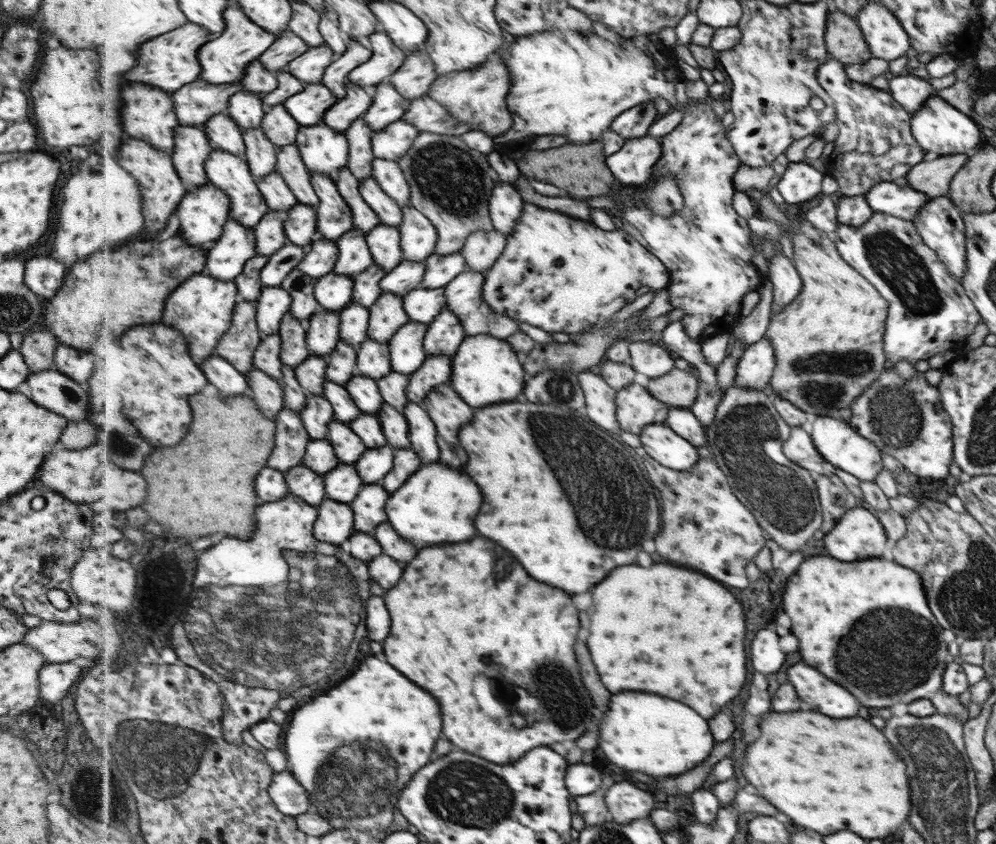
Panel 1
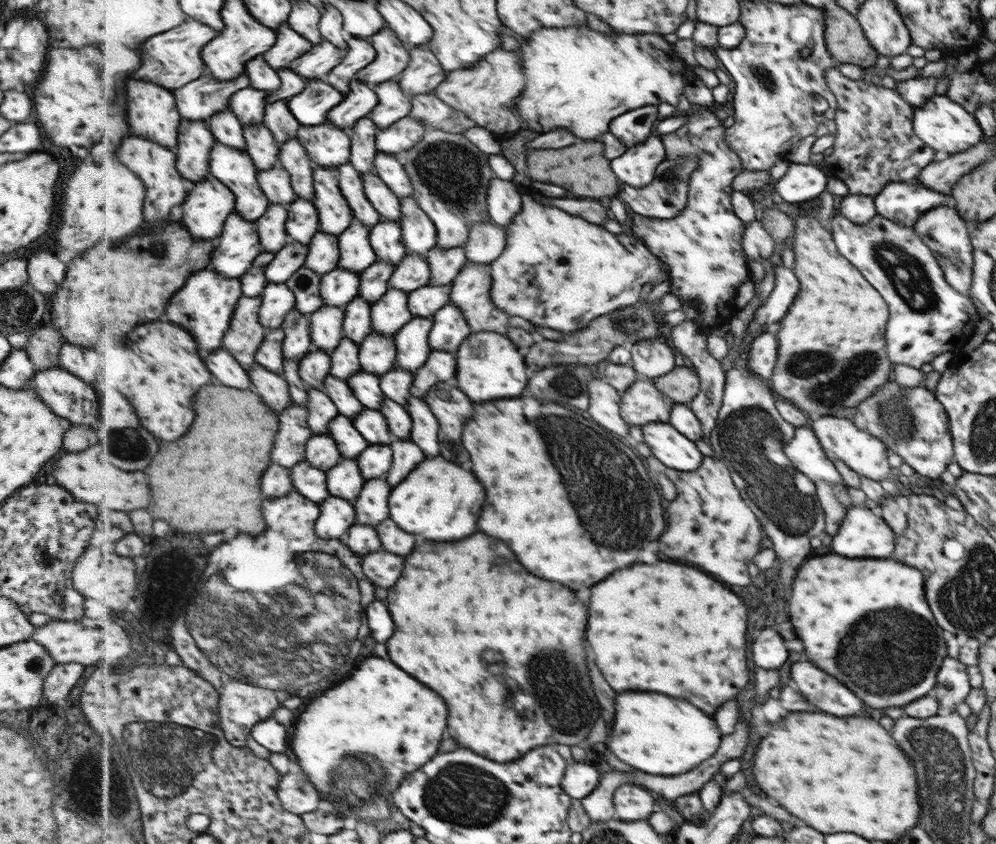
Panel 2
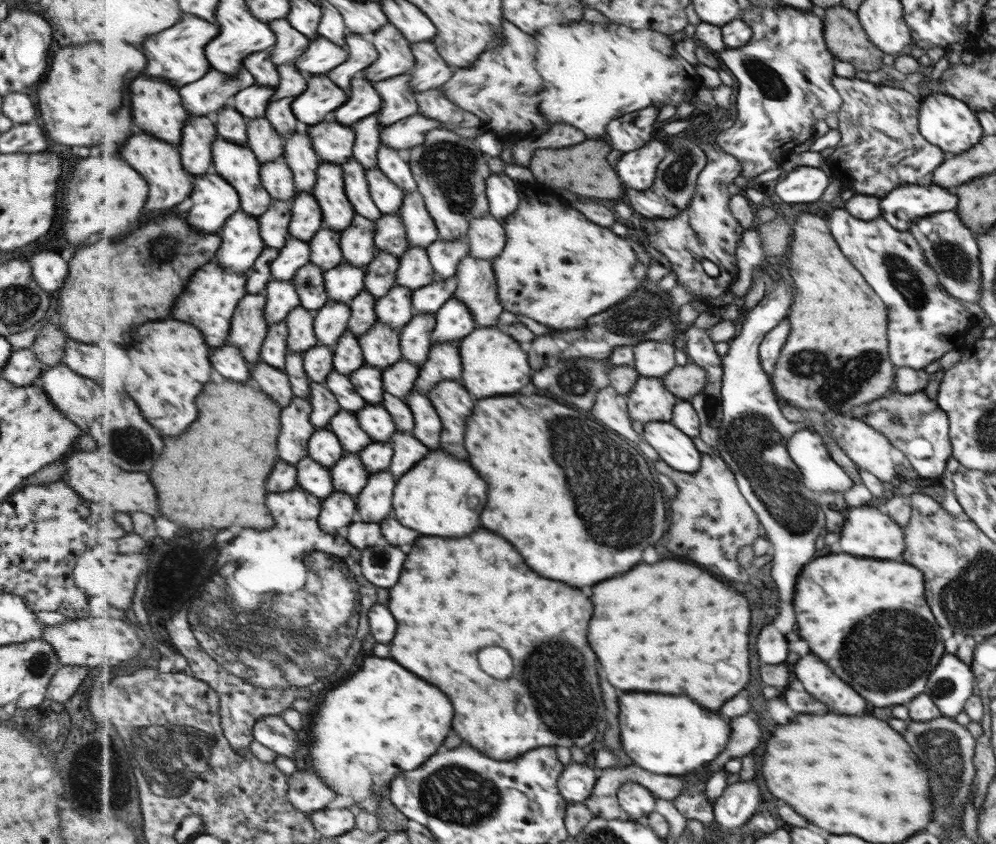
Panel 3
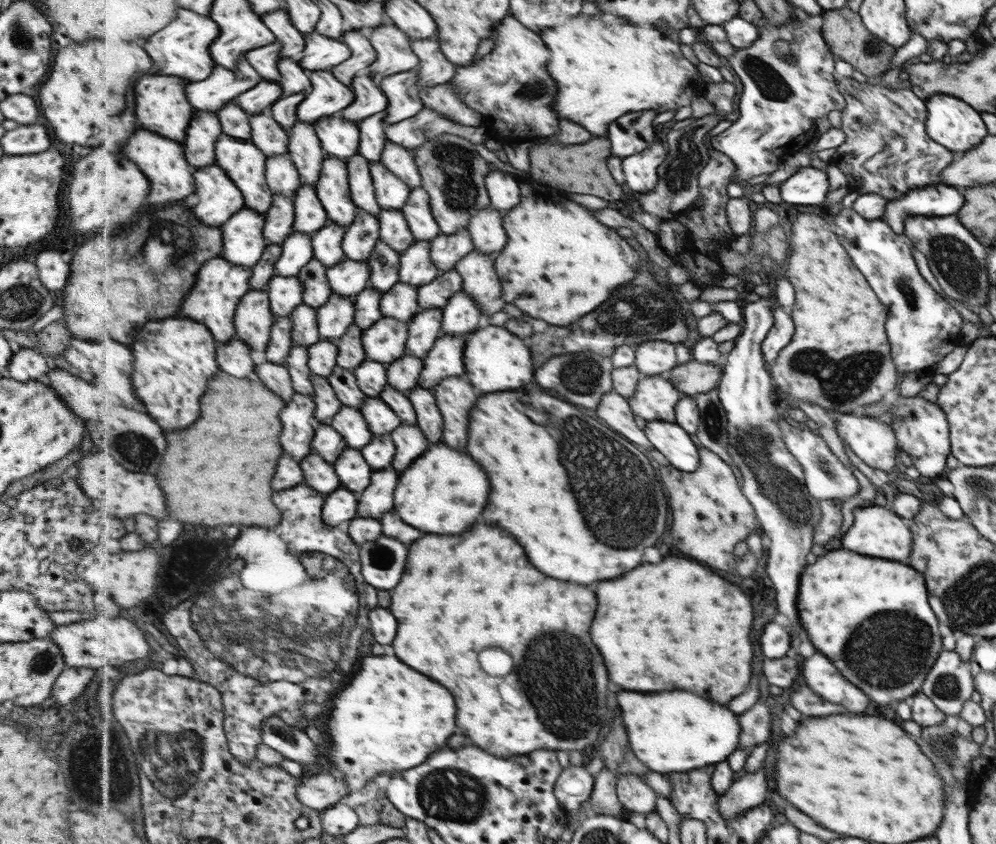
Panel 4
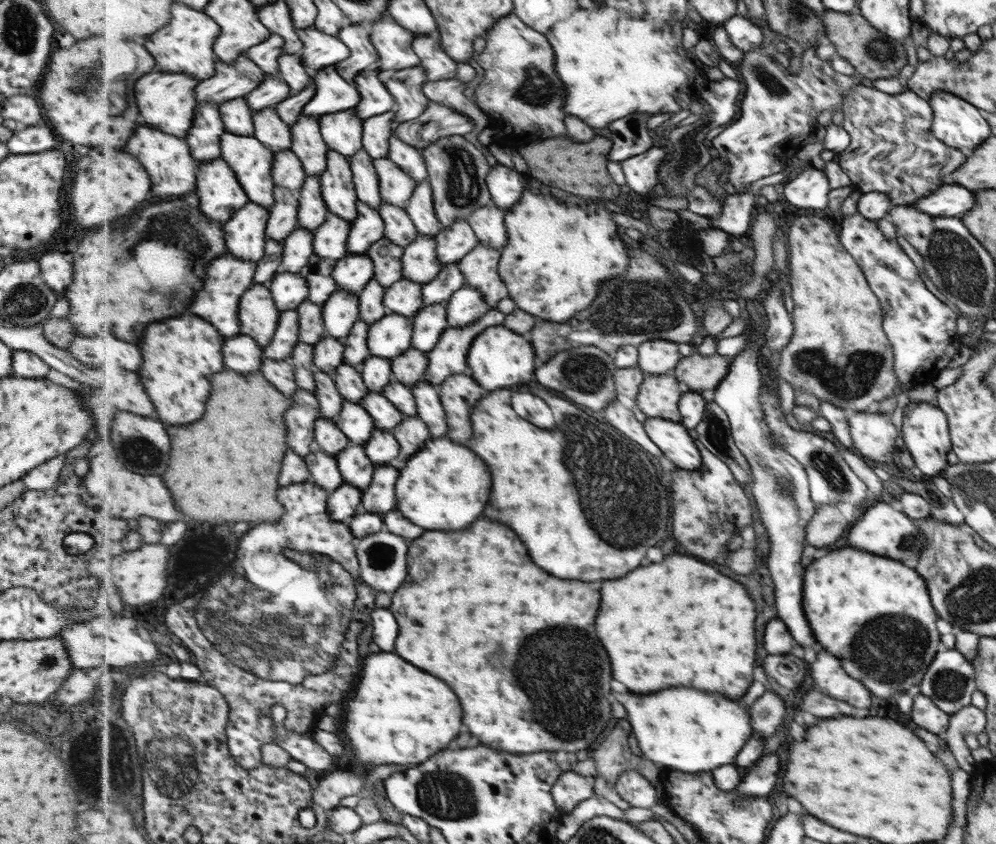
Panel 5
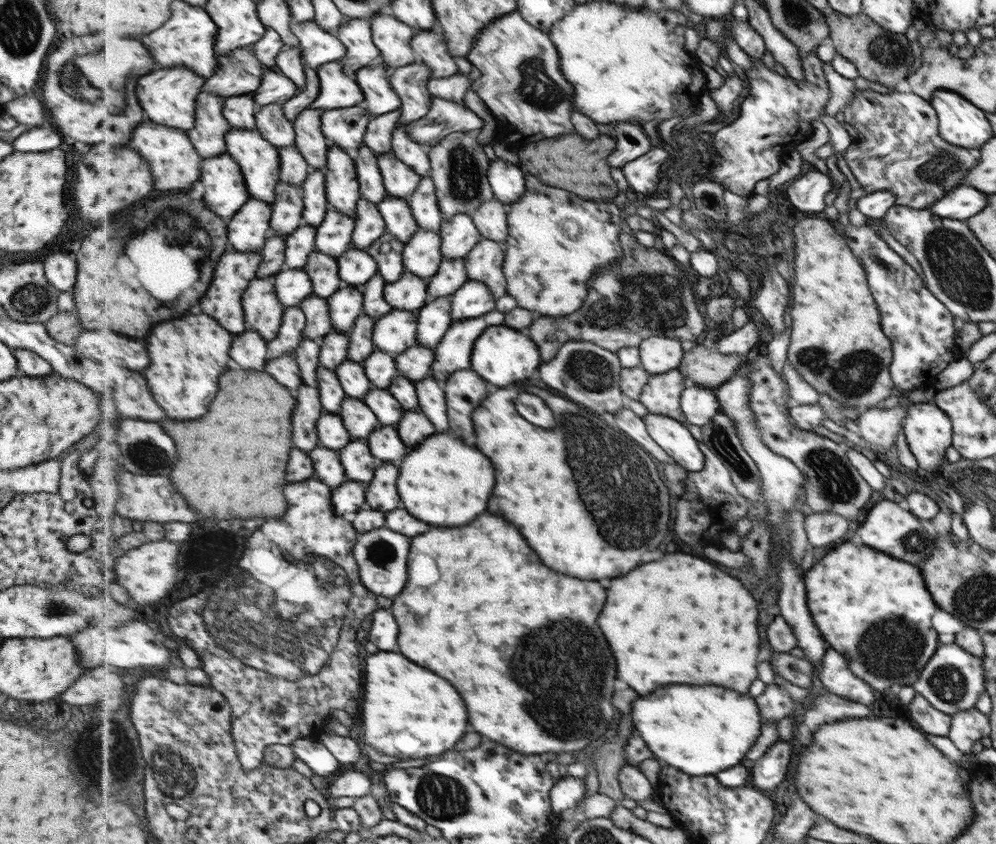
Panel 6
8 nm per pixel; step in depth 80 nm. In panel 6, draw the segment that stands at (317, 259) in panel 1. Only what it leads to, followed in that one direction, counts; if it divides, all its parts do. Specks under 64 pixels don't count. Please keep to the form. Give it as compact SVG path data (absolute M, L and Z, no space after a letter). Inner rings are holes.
M330 205L325 221L317 227L317 250L338 259L353 247L356 218Z

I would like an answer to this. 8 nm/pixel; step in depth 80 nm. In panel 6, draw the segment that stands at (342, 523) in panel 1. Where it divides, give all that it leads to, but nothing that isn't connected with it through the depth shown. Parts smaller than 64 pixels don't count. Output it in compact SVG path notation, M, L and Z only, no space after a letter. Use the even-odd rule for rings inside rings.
M347 480L333 490L332 503L338 515L355 516L362 508L367 507L367 484L356 480Z

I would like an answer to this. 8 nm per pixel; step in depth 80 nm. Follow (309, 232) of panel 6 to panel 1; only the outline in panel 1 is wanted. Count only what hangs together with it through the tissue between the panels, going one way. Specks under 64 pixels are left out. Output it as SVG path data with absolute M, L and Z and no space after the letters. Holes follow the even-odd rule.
M289 242L283 249L270 256L261 270L261 282L265 287L281 287L283 281L303 262L307 249Z

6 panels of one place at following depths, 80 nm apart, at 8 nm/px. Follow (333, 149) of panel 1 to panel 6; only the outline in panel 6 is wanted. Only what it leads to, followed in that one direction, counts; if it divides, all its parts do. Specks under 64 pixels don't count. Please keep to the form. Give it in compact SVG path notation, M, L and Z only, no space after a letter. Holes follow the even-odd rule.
M363 104L351 108L327 110L322 117L325 136L335 146L355 157L364 146L365 134L372 120Z

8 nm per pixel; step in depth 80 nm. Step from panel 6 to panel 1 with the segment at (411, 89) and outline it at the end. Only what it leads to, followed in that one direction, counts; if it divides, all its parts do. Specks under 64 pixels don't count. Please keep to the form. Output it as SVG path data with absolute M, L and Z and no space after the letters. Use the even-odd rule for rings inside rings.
M389 81L379 84L377 90L372 90L372 95L371 108L362 118L375 132L385 130L393 122L402 120L412 106L412 101L405 100Z

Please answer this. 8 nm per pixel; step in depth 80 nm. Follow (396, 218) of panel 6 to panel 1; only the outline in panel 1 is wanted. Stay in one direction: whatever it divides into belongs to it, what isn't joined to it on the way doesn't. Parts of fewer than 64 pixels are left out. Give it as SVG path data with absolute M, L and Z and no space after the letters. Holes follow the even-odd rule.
M381 224L368 232L368 243L375 263L391 272L404 261L400 228Z

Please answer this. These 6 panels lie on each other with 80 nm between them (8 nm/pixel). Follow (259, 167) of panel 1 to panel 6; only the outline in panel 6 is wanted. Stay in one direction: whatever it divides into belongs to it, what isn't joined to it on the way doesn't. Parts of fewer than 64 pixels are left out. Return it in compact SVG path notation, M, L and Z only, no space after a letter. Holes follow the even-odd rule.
M283 103L263 106L256 115L257 129L275 148L296 145L294 122L285 116Z

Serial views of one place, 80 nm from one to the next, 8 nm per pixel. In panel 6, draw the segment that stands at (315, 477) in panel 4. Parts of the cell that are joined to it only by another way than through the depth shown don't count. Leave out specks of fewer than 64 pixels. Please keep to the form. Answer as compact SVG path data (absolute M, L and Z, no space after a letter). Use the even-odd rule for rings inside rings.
M319 445L308 453L313 459L316 477L326 482L333 490L349 480L338 451Z

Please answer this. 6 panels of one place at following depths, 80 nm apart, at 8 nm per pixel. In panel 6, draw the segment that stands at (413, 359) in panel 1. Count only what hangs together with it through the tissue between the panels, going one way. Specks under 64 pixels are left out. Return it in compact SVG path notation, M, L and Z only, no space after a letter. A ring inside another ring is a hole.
M452 297L431 299L417 312L420 318L419 344L436 350L452 325Z

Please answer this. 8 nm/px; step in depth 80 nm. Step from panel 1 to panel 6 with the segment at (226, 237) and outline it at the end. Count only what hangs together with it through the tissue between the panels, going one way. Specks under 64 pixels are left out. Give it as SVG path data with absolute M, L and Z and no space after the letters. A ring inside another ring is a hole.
M251 196L228 224L231 246L244 253L261 253L272 235L271 222L272 204Z

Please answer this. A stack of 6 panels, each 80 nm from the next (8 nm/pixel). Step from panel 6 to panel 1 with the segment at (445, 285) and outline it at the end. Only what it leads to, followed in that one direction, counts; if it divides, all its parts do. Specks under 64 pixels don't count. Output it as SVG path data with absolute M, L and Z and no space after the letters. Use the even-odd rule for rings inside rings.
M417 287L403 297L404 309L411 321L430 325L435 317L446 308L446 288L426 289Z

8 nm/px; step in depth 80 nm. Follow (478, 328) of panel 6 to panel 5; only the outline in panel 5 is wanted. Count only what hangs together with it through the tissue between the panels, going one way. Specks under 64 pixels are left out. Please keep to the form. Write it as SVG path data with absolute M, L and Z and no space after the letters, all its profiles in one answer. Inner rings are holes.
M492 308L472 325L463 328L448 327L437 346L428 352L429 364L423 380L440 387L442 382L455 374L468 372L468 356L473 341L489 327L503 325L507 317L507 314Z

